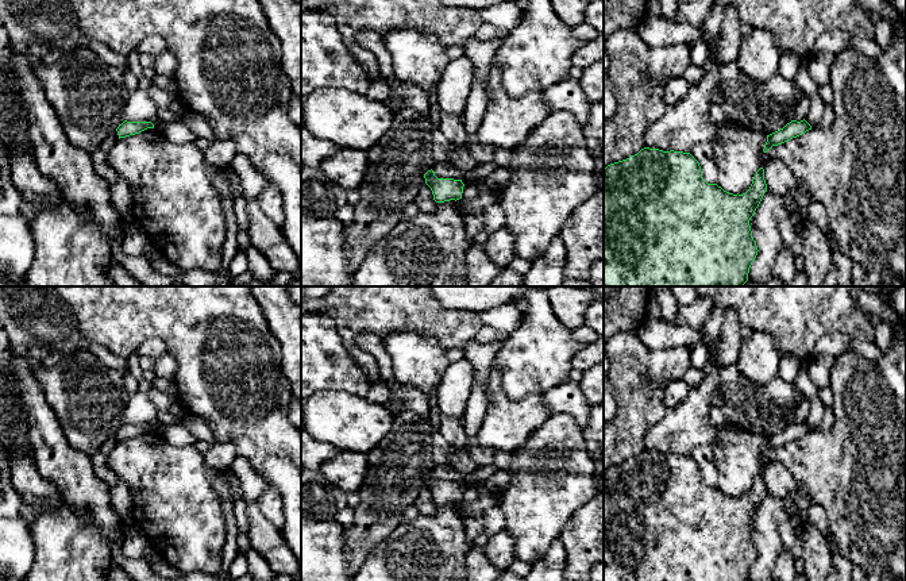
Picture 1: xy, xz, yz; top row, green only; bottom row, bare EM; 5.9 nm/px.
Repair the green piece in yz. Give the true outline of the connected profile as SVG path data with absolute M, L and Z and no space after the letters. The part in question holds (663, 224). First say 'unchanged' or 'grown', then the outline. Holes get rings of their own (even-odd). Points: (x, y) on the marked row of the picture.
unchanged; M644 147L627 159L608 165L604 169L604 286L743 286L748 281L749 268L759 251L752 238L749 220L766 192L763 168L756 172L745 193L733 195L717 184L708 184L702 178L699 162L690 153L683 151Z

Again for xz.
unchanged; M432 169L424 174L424 178L425 184L431 188L433 200L436 203L444 203L450 200L456 201L462 199L464 186L462 180L437 178Z

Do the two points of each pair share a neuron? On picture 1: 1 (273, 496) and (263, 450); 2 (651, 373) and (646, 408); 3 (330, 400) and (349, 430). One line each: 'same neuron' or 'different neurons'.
1: different neurons
2: same neuron
3: same neuron

